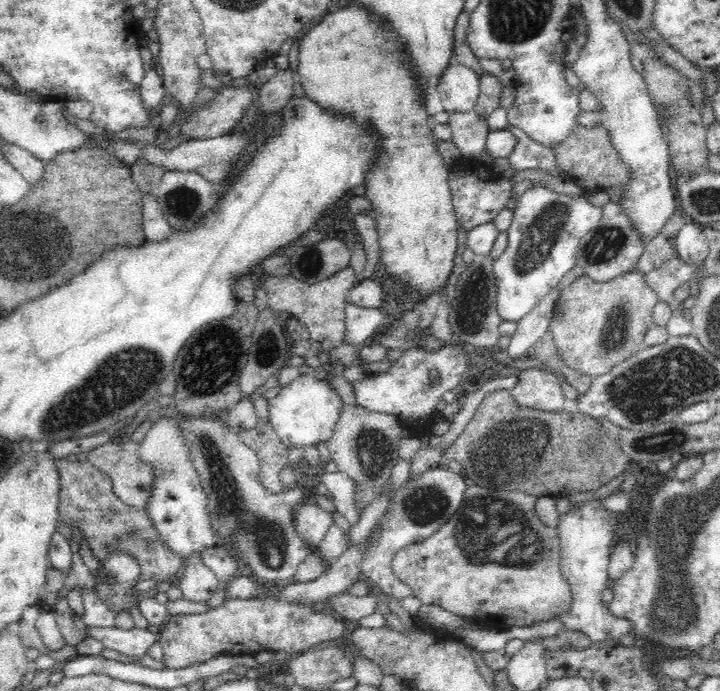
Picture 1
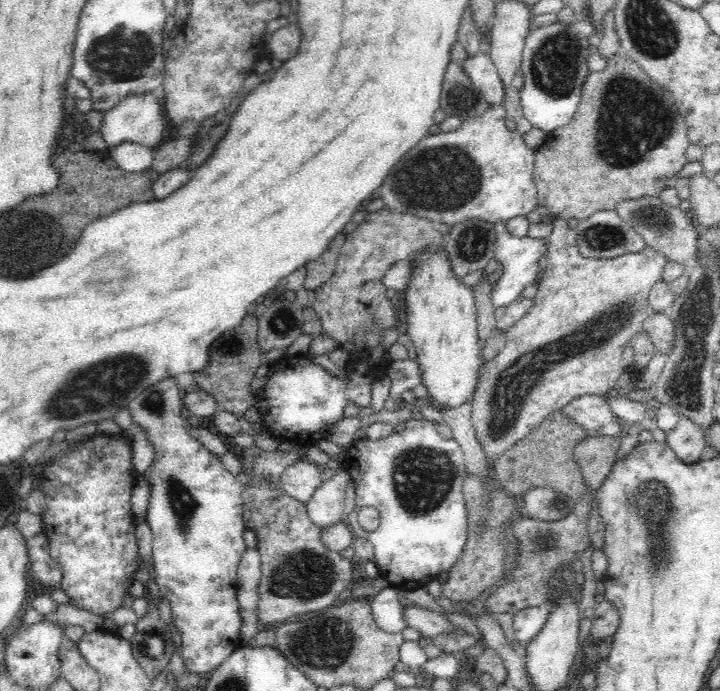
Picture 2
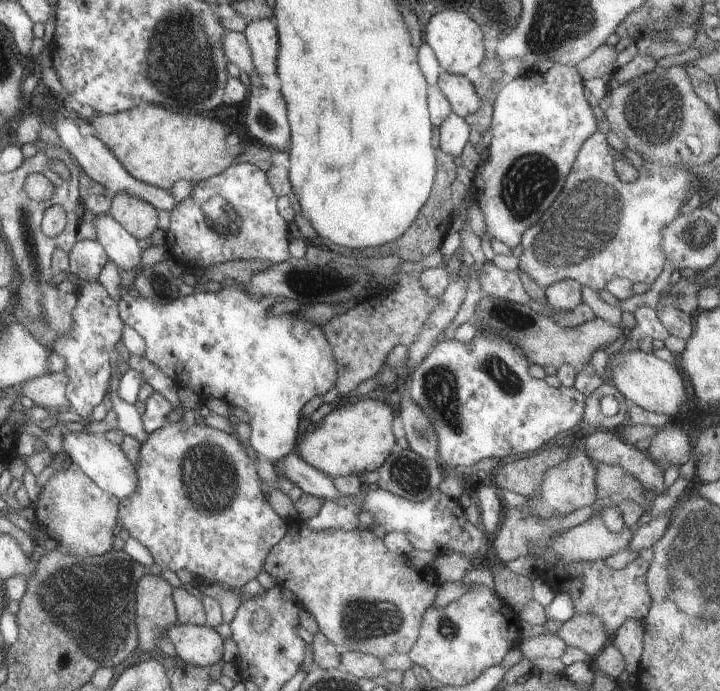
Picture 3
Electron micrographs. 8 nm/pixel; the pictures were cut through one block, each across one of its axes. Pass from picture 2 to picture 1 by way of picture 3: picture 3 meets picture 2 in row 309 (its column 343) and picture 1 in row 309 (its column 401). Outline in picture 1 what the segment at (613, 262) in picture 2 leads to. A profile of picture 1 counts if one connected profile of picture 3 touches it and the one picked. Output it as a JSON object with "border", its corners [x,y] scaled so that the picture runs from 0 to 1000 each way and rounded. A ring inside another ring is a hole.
{"border":[[[879,392],[864,395],[847,407],[825,407],[811,395],[797,411],[778,423],[761,479],[765,480],[768,495],[775,501],[774,509],[781,512],[786,530],[826,548],[847,538],[896,502],[894,491],[907,470],[907,449],[915,433],[911,423],[899,414],[894,399]]]}

